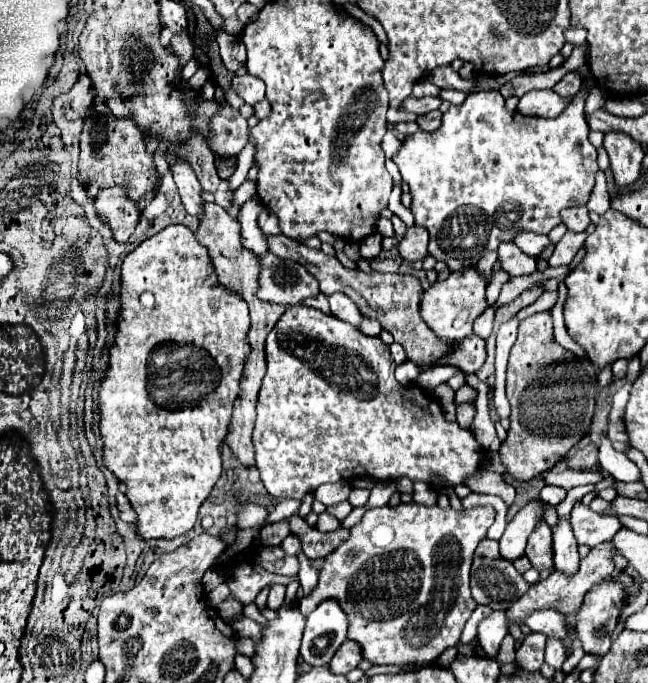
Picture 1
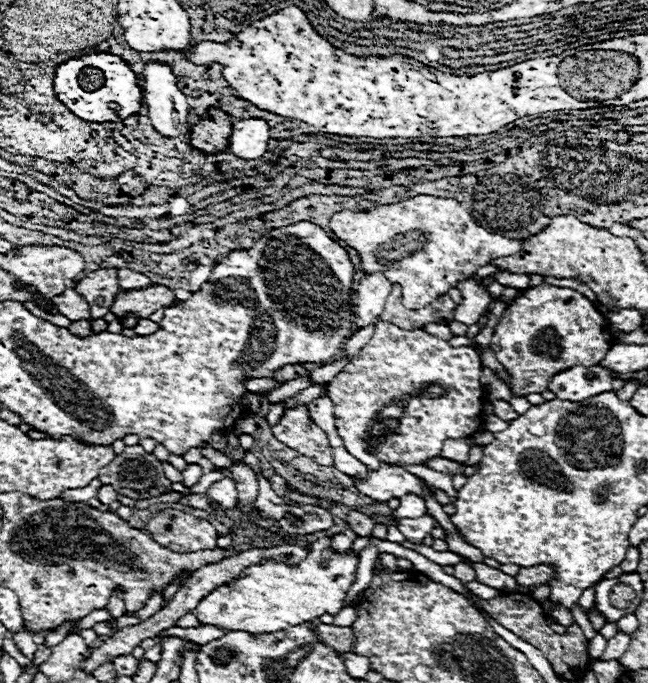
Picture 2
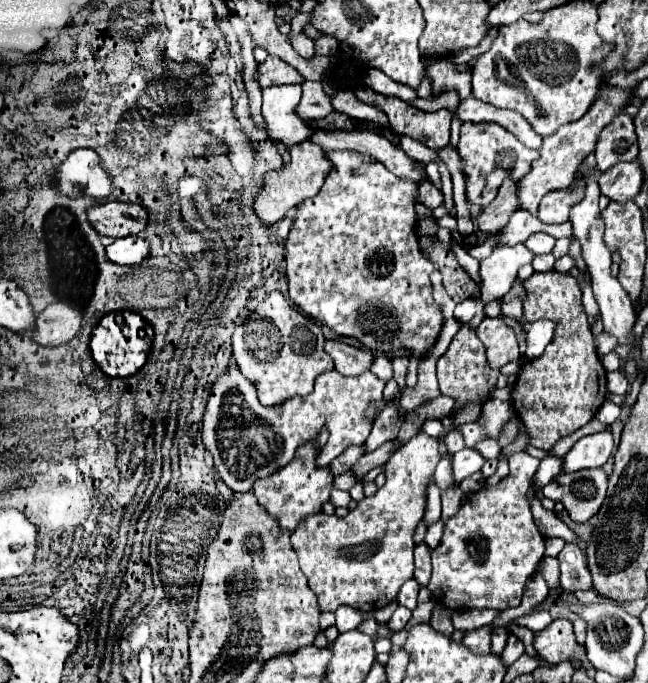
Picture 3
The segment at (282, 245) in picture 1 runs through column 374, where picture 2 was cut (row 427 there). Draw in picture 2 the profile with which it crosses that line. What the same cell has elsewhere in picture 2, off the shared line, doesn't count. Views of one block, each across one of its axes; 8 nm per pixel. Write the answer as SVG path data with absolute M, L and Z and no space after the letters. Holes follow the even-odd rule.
M306 404L288 408L280 422L272 426L272 434L288 448L298 450L302 456L308 456L324 466L332 464L332 446L328 442L328 436L310 418Z

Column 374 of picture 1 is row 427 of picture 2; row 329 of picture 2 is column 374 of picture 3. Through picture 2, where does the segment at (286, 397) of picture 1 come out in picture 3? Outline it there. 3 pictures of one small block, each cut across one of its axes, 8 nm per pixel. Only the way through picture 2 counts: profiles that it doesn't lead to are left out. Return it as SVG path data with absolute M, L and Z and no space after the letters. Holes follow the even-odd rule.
M232 366L212 386L208 406L204 412L204 428L202 428L204 444L206 444L208 452L214 456L214 468L220 472L222 480L236 492L248 492L256 478L264 478L270 472L276 472L278 468L288 464L296 446L314 438L322 426L326 426L330 430L330 440L318 456L318 466L330 464L346 446L362 444L368 438L372 424L374 424L374 420L366 420L366 416L362 416L362 412L364 412L366 404L370 404L370 402L376 402L380 406L380 410L384 408L384 402L382 402L384 384L386 382L378 380L372 372L364 372L362 376L342 376L336 370L330 370L316 378L316 386L310 396L288 400L286 404L282 404L278 408L264 408L256 398L254 386L240 374L240 370L236 366Z

